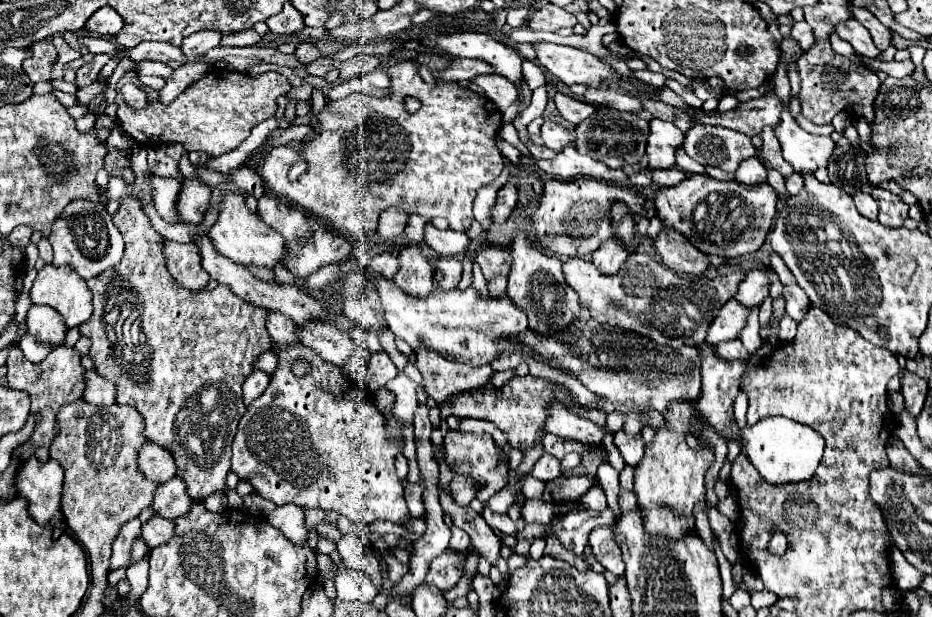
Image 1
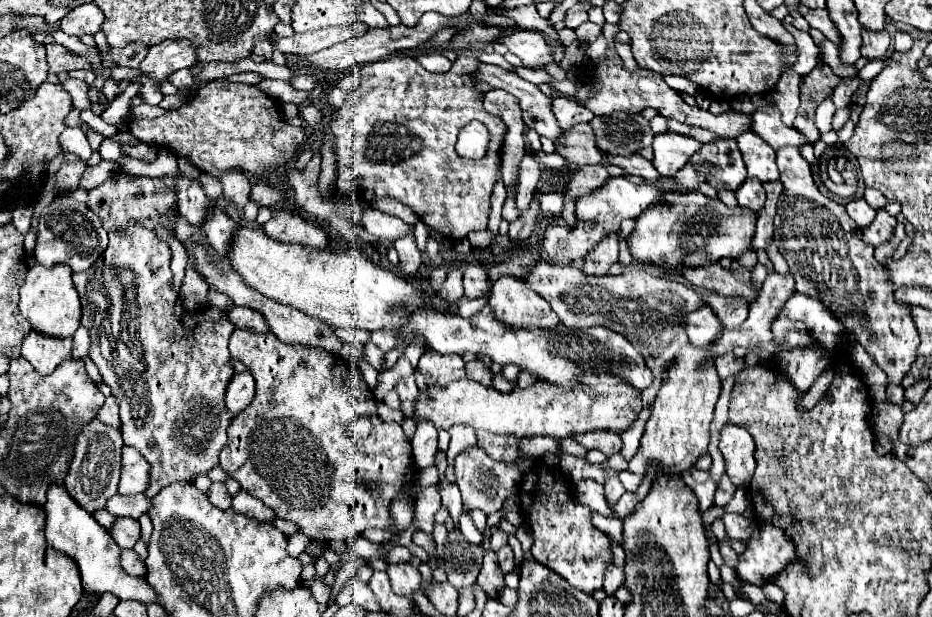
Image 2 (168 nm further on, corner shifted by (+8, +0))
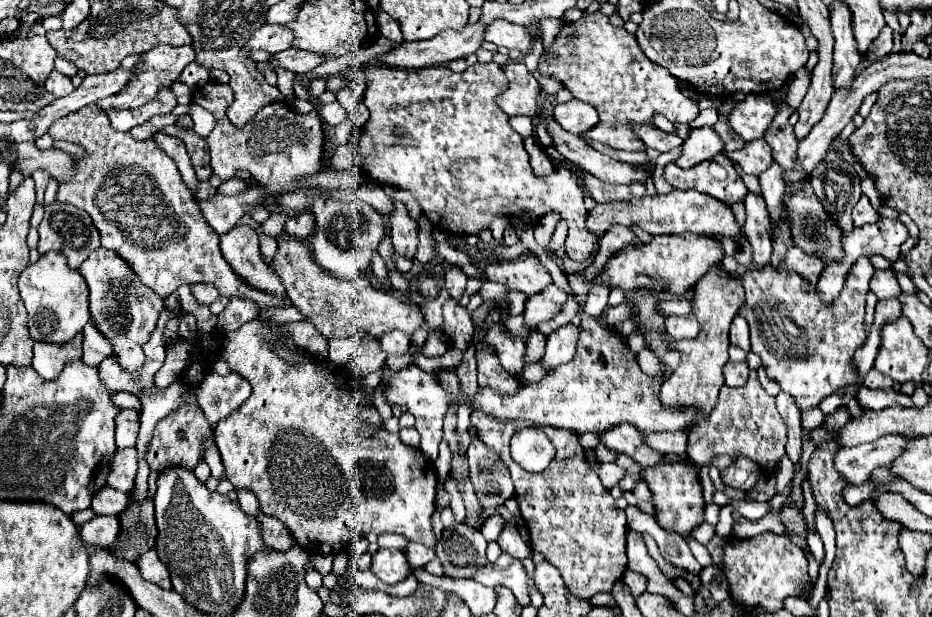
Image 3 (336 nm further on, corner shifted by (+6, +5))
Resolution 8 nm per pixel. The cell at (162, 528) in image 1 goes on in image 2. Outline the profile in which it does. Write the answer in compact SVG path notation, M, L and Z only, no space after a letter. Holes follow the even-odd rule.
M126 517L116 519L112 523L112 527L108 529L108 533L110 533L110 537L116 541L116 545L120 549L132 549L134 543L138 541L138 537L140 537L140 523L136 519L130 521Z

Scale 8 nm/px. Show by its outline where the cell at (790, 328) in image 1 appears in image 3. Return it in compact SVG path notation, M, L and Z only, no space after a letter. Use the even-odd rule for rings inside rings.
M862 256L856 260L840 298L828 306L820 302L816 286L792 270L772 272L772 268L764 266L762 270L752 270L736 278L746 290L746 302L740 314L750 324L752 350L762 358L768 376L778 380L782 390L794 396L800 410L814 408L822 398L836 394L838 388L858 382L852 354L866 340L864 306L872 274L874 266L870 258Z

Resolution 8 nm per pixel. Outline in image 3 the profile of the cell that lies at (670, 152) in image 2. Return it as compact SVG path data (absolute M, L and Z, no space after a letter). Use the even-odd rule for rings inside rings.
M704 126L704 128L692 128L688 138L682 144L682 156L674 162L680 168L692 168L704 160L714 158L718 152L722 152L722 140L718 134Z

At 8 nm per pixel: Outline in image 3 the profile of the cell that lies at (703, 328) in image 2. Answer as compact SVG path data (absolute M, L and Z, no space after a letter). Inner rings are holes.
M686 314L686 316L668 316L666 318L666 334L674 340L682 340L682 338L694 338L700 332L700 322L696 320L696 316Z

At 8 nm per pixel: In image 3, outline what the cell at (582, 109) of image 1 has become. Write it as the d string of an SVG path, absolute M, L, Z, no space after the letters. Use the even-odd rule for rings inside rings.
M570 100L570 102L558 104L554 108L554 118L560 122L560 126L564 130L568 130L572 134L582 134L598 122L596 108L580 102L580 100Z

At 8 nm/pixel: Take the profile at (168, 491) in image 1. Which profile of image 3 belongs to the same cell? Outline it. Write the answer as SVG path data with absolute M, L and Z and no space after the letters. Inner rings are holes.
M102 488L94 498L92 498L92 510L96 514L114 514L118 516L124 506L128 506L128 494L114 490L114 488Z

